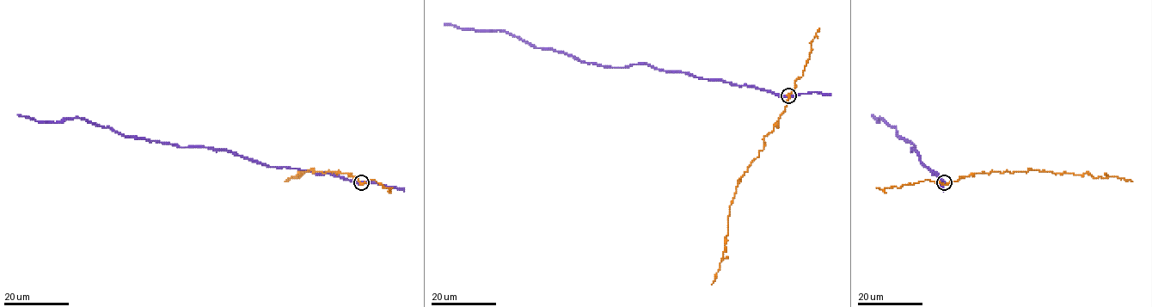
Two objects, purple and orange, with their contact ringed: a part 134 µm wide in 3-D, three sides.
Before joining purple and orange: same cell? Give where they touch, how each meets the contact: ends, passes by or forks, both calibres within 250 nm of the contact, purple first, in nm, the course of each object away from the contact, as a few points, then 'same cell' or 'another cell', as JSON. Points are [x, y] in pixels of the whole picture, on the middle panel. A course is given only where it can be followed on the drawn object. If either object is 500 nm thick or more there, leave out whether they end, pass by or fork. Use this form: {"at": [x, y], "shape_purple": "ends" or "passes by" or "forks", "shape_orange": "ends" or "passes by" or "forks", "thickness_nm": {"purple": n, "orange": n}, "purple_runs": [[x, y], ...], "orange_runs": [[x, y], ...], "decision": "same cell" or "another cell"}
{"at": [788, 95], "thickness_nm": {"purple": 500, "orange": 360}, "purple_runs": [[787, 95], [646, 64], [604, 67], [579, 61], [563, 52], [534, 47], [499, 30], [467, 30], [444, 23]], "orange_runs": [[787, 95], [773, 131], [763, 138], [764, 149], [738, 181], [727, 217], [726, 250], [712, 284]], "decision": "another cell"}

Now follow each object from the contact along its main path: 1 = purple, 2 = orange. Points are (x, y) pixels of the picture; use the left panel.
1: (361, 182), (328, 174), (272, 167), (227, 150), (177, 146), (127, 137), (82, 118), (39, 122), (17, 114)
2: (361, 182), (346, 173), (311, 170), (285, 181)

